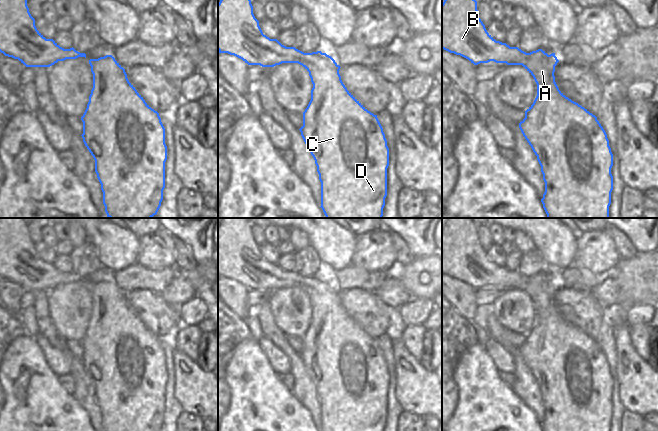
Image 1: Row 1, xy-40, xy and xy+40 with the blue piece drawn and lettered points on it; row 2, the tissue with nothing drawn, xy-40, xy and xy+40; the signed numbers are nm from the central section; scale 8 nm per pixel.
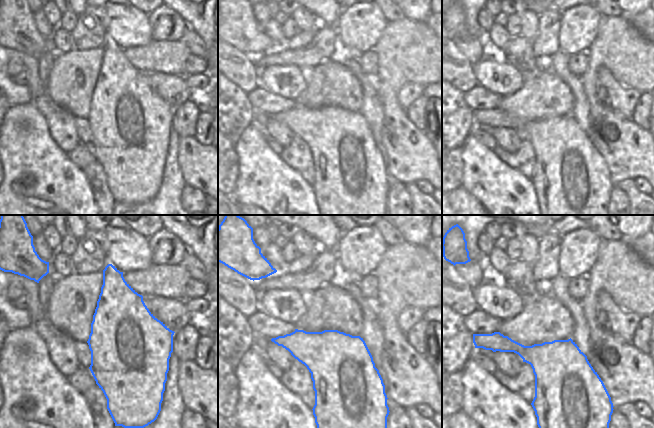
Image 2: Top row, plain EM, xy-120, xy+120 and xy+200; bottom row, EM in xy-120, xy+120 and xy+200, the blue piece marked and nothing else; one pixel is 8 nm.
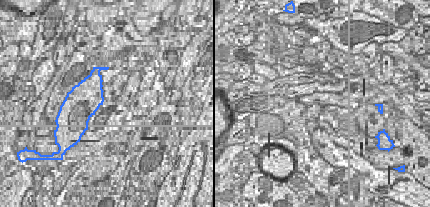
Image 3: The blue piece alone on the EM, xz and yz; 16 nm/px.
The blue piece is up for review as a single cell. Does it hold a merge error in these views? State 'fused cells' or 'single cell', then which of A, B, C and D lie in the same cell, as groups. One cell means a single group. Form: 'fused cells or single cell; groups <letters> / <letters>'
single cell; groups A B C D

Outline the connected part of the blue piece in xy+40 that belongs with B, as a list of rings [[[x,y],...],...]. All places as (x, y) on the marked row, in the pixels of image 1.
[[[444,0],[442,3],[442,49],[468,59],[474,65],[494,61],[507,65],[522,65],[537,84],[537,96],[525,111],[519,128],[537,156],[541,166],[545,192],[541,202],[547,218],[609,218],[611,192],[613,190],[613,154],[607,134],[597,117],[587,109],[566,97],[555,82],[555,66],[559,62],[555,53],[548,55],[542,49],[526,53],[518,47],[496,41],[479,18],[476,0]]]

